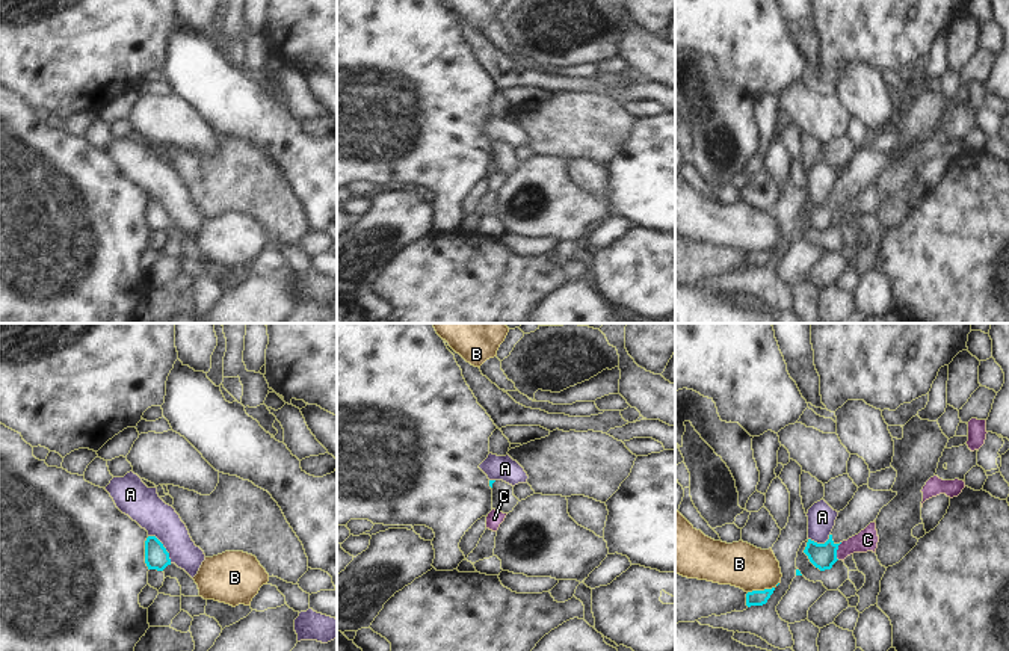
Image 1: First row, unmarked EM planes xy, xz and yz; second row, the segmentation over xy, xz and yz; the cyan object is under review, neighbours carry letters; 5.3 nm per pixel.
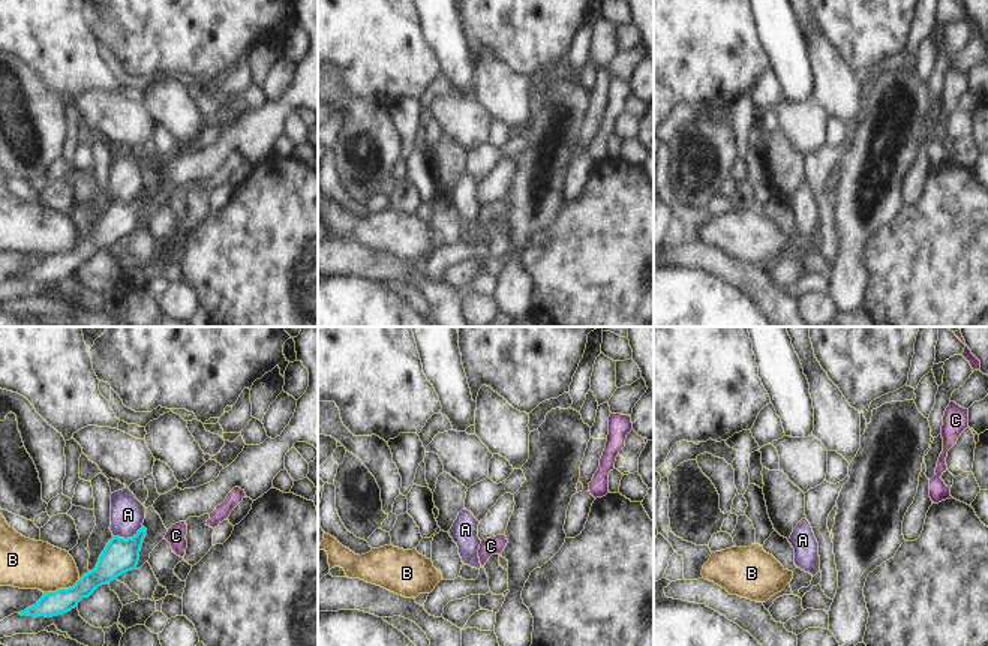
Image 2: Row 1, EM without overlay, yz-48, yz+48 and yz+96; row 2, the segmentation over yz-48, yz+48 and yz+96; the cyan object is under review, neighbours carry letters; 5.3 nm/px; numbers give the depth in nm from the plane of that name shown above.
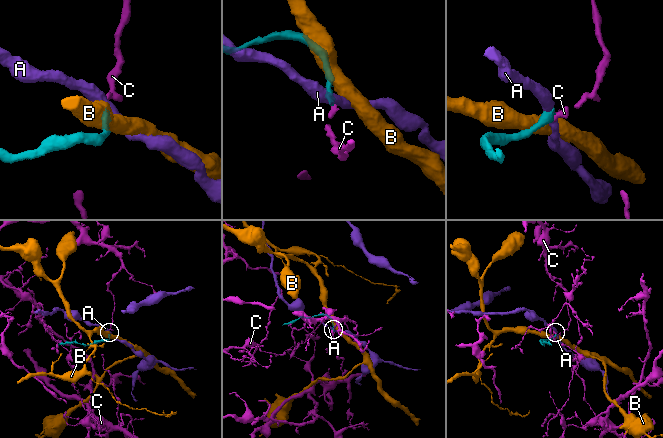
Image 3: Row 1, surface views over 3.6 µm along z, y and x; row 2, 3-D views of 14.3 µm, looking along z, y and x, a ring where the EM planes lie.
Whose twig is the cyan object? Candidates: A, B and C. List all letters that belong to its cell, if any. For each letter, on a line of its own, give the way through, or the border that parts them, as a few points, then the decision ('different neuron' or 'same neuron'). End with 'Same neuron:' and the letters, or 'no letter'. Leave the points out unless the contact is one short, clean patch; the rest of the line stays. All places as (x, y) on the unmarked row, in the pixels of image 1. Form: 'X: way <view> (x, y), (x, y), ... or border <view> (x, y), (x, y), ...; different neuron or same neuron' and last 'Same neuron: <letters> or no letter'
A: border xy (148, 197), (153, 197), (162, 206), (171, 224); different neuron
B: border yz (778, 243), (771, 249), (748, 254); different neuron
C: border yz (842, 204), (837, 212), (837, 221); different neuron
Same neuron: no letter

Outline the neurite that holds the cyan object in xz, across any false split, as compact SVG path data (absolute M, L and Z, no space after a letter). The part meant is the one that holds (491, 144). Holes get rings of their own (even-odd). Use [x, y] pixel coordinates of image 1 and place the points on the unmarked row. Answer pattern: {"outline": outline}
{"outline": "M489 142L492 151L492 171L503 175L509 175L518 166L518 160L514 157L514 148L503 142Z"}

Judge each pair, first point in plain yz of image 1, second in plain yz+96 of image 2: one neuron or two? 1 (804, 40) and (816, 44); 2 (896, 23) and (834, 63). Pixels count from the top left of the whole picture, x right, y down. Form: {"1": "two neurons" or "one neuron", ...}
{"1": "two neurons", "2": "two neurons"}

